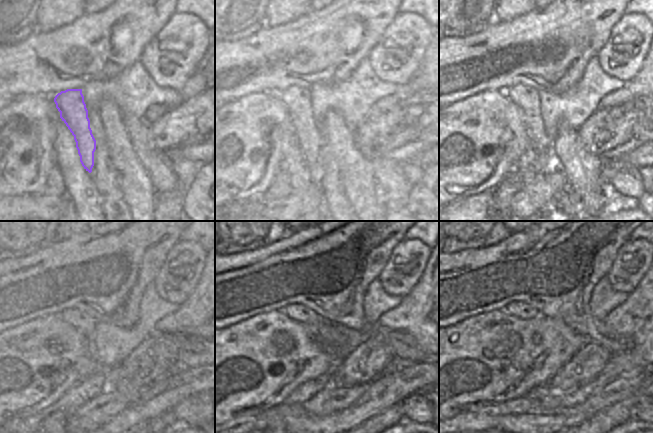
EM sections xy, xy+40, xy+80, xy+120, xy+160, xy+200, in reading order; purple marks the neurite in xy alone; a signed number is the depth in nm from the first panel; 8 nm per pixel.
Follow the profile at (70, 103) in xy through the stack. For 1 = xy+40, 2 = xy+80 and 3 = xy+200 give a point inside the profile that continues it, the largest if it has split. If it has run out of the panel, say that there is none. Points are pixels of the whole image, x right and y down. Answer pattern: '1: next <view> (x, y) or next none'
1: next xy+40 (296, 99)
2: next xy+80 (526, 98)
3: next xy+200 (520, 309)

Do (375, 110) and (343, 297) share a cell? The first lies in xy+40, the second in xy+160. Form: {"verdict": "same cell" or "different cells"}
{"verdict": "different cells"}

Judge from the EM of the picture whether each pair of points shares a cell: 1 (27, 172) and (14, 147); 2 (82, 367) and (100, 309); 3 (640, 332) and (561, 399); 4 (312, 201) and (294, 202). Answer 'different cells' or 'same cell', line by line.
1: same cell
2: different cells
3: same cell
4: same cell

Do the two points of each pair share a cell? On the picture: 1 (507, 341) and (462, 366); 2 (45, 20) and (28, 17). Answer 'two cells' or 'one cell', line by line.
1: one cell
2: two cells

